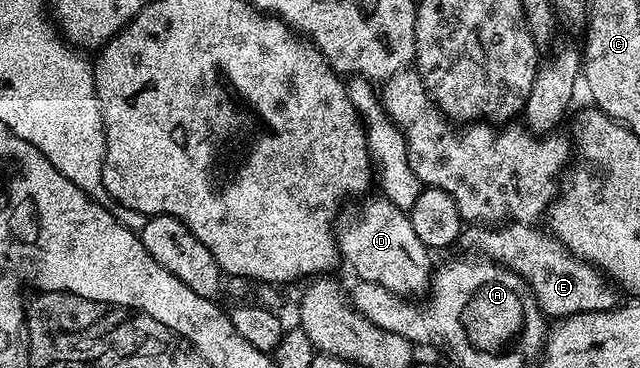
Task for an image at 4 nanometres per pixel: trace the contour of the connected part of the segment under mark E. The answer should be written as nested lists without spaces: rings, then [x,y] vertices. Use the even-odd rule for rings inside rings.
[[[511,223],[496,228],[489,243],[488,258],[516,271],[520,279],[529,284],[531,294],[546,316],[554,320],[568,315],[610,311],[618,306],[618,288],[609,276],[592,267],[587,261],[575,257],[559,240],[544,230],[533,231],[528,223]]]

